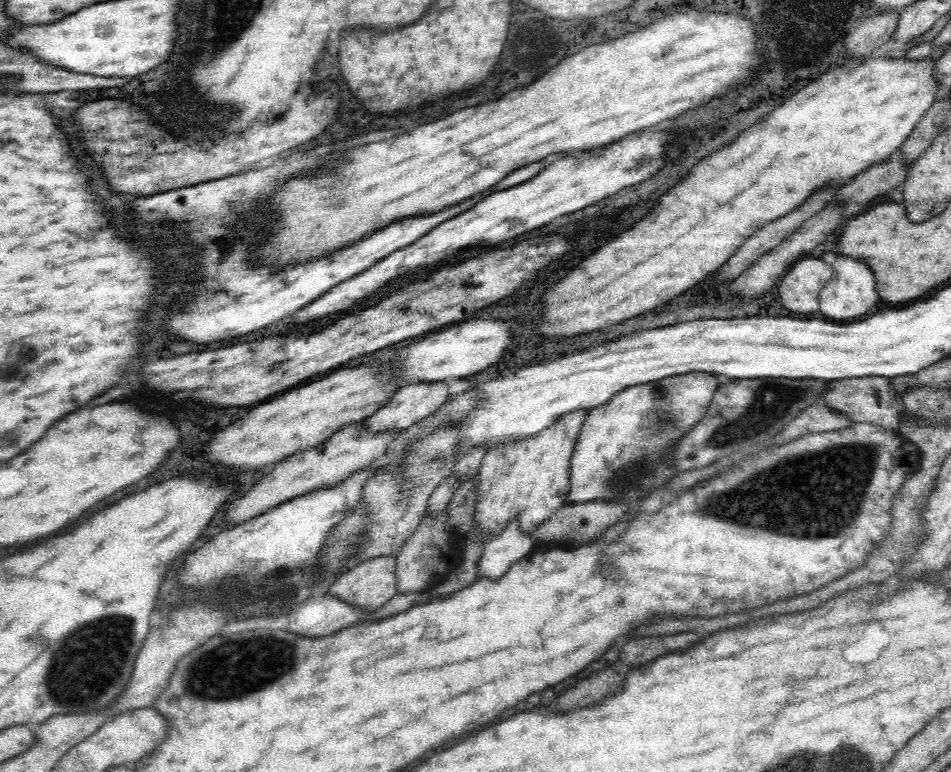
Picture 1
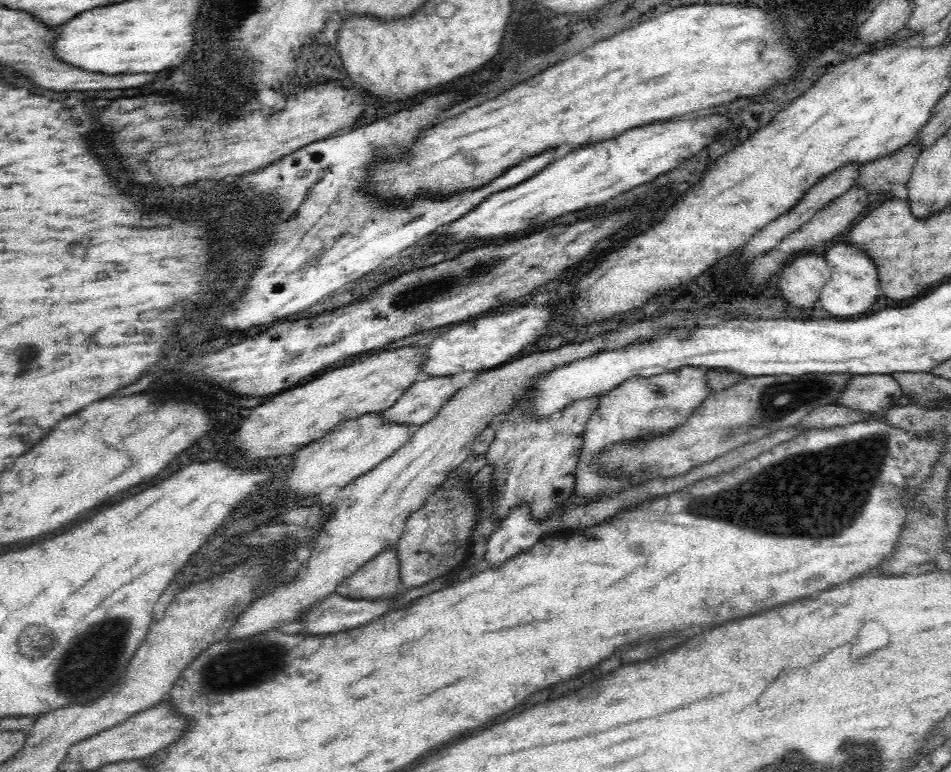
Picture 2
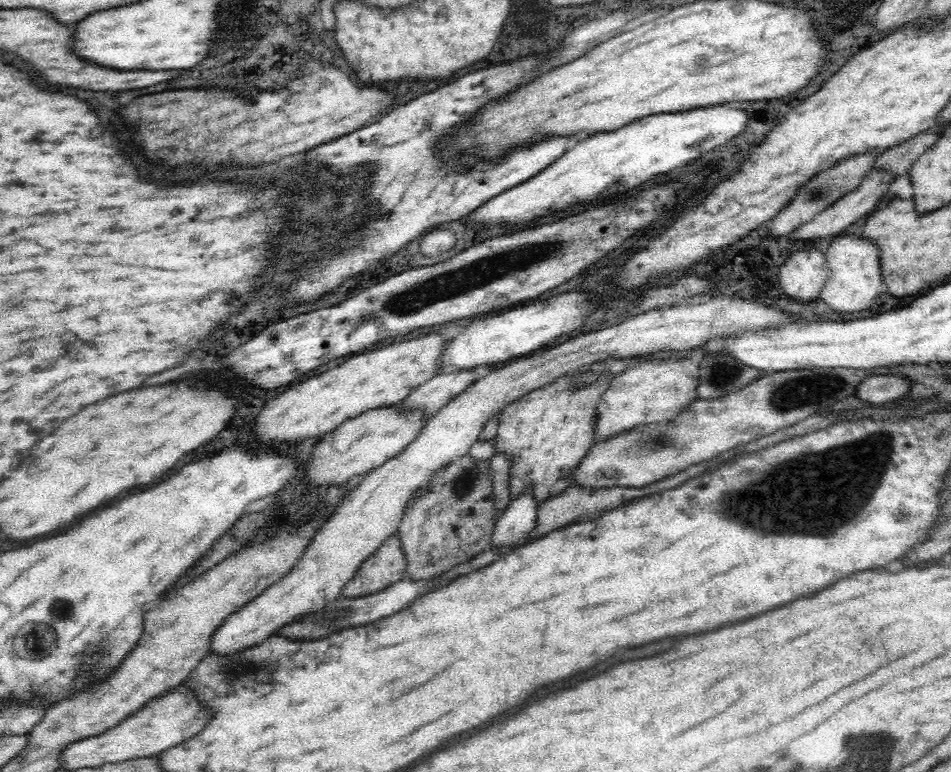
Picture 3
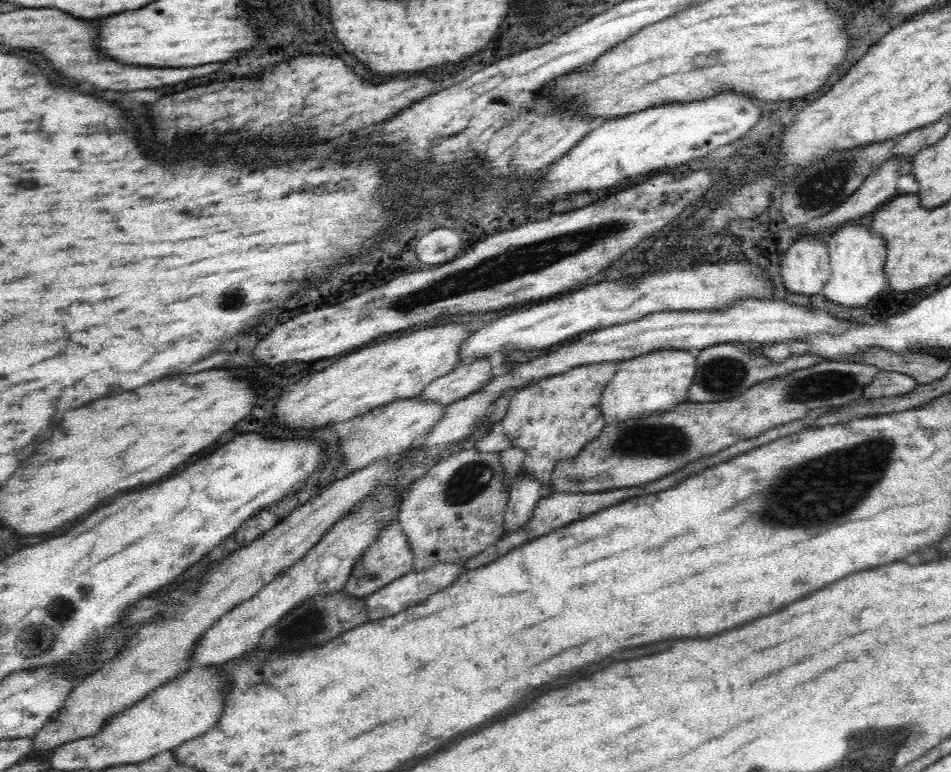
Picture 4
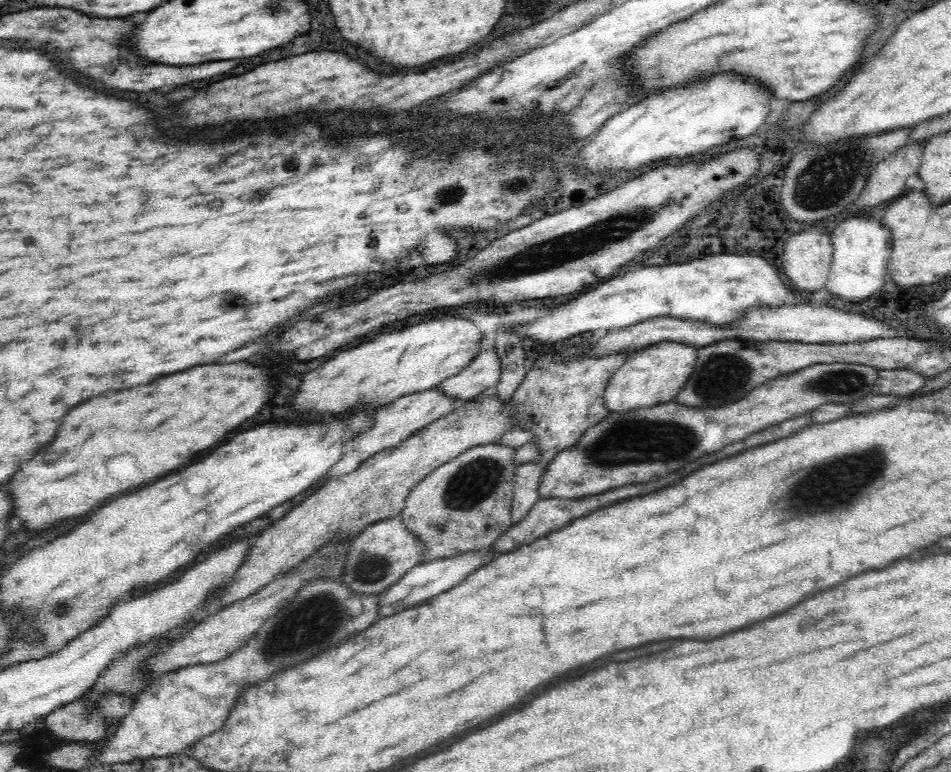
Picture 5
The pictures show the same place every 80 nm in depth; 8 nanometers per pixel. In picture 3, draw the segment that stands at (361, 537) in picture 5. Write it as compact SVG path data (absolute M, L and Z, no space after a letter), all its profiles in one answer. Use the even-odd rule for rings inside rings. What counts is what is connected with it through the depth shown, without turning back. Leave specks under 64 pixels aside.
M396 530L360 564L356 574L341 590L340 596L355 599L378 593L399 579L404 579L407 566L399 531Z

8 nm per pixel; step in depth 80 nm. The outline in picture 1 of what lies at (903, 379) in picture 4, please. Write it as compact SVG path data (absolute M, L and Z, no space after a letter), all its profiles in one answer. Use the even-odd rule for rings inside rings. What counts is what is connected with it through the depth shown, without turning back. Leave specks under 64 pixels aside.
M871 376L833 381L823 394L823 403L849 418L852 423L869 422L886 431L896 431L899 434L898 418L900 418L900 412L905 410L903 405L905 396L891 388L891 380L892 378Z

